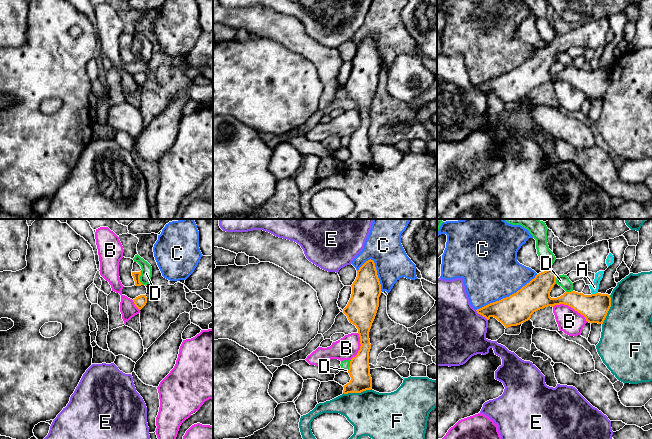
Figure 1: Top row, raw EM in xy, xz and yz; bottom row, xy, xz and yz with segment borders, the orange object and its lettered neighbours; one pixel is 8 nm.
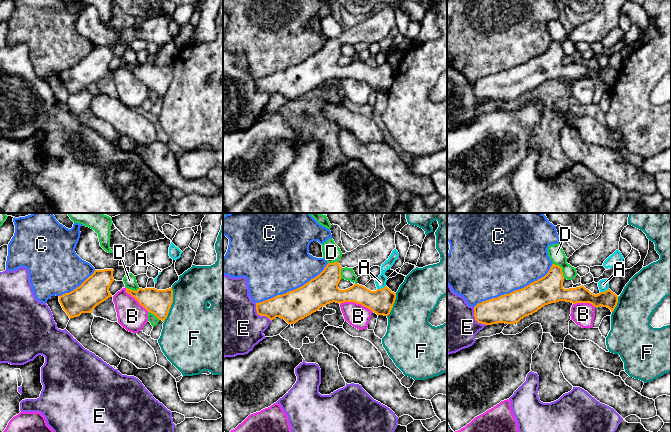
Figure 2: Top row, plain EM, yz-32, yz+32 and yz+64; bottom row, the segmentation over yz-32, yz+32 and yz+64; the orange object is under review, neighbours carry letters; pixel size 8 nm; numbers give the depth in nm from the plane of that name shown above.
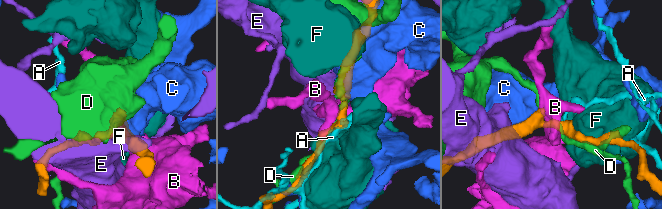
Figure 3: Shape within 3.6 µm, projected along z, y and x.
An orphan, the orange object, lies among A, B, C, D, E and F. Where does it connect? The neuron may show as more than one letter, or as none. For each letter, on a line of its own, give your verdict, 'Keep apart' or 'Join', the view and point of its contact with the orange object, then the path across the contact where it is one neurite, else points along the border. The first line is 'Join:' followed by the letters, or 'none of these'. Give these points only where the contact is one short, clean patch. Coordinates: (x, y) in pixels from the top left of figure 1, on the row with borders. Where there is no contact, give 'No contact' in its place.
Join: none of these
A: Keep apart. Touches orange at yz (594, 294)
B: Keep apart. Touches orange at yz (570, 306). Boundary: yz (552, 306), (567, 304), (579, 312), (587, 321)
C: Keep apart. Touches orange at yz (506, 297)
D: Keep apart. Touches orange at xy (139, 278)
E: Keep apart. Touches orange at yz (481, 314)
F: Keep apart. Touches orange at yz (608, 310)

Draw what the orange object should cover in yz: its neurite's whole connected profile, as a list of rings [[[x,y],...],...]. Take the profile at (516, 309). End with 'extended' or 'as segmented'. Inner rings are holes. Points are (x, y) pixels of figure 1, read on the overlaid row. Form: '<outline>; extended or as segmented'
[[[608,240],[586,245],[565,258],[556,259],[548,270],[537,274],[516,293],[476,311],[487,320],[491,317],[496,318],[508,328],[530,320],[531,315],[540,309],[564,304],[583,315],[587,322],[603,324],[611,307],[610,295],[584,295],[571,291],[560,297],[551,298],[550,292],[559,275],[567,275],[571,271],[582,271],[585,274],[605,271],[608,268],[606,259],[609,253]]]; extended

